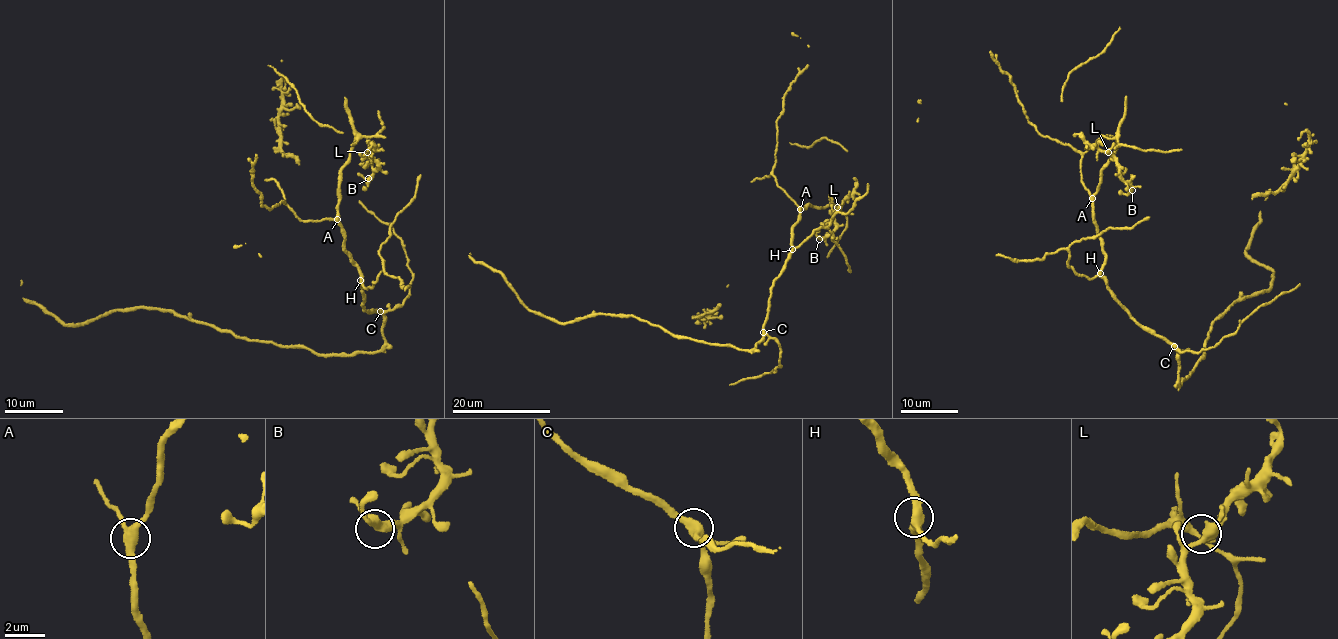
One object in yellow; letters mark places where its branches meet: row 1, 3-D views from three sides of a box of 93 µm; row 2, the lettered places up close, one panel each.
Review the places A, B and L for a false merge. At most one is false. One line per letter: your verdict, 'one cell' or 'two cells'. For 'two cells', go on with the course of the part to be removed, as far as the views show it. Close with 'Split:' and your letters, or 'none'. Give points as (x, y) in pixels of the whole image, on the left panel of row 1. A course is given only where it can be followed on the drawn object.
A: one cell
B: one cell
L: one cell
Split: none

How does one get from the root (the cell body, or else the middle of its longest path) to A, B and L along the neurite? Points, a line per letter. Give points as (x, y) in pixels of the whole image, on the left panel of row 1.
A: (376, 312), (373, 310), (367, 313), (365, 309), (361, 273), (345, 248), (343, 228), (337, 219)
B: (376, 312), (365, 309), (337, 210), (341, 168), (361, 137), (378, 165), (368, 178)
L: (376, 312), (365, 309), (361, 273), (345, 248), (337, 210), (340, 172), (352, 145), (365, 138), (367, 152)

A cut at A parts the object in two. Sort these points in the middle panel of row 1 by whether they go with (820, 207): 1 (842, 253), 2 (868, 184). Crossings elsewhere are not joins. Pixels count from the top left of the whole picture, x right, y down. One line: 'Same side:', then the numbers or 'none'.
Same side: none

